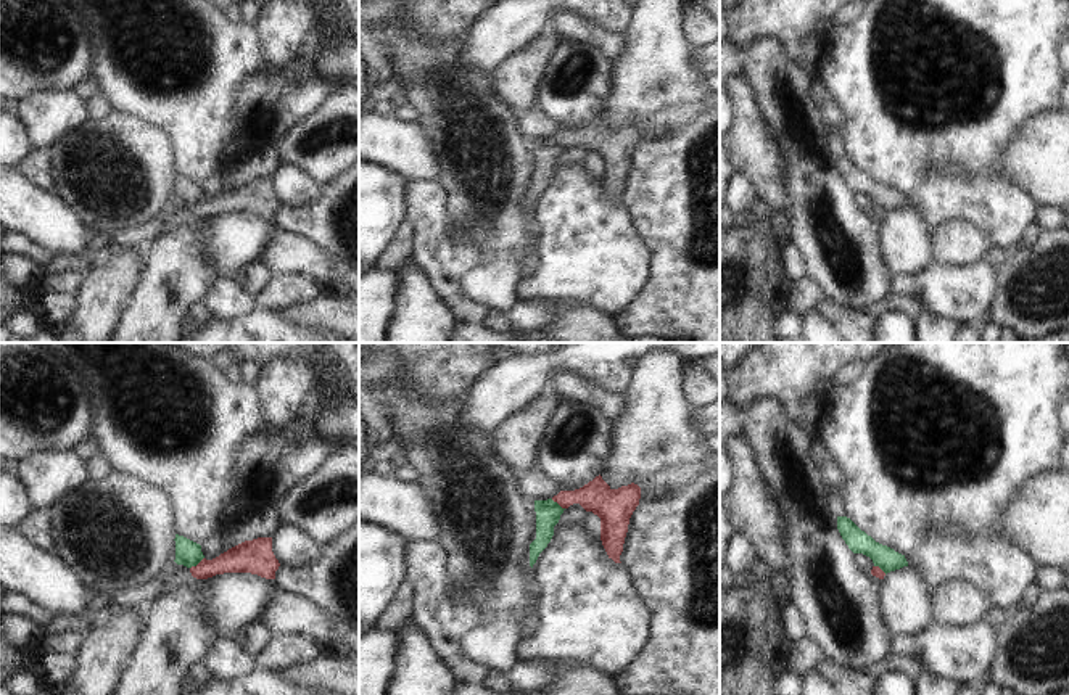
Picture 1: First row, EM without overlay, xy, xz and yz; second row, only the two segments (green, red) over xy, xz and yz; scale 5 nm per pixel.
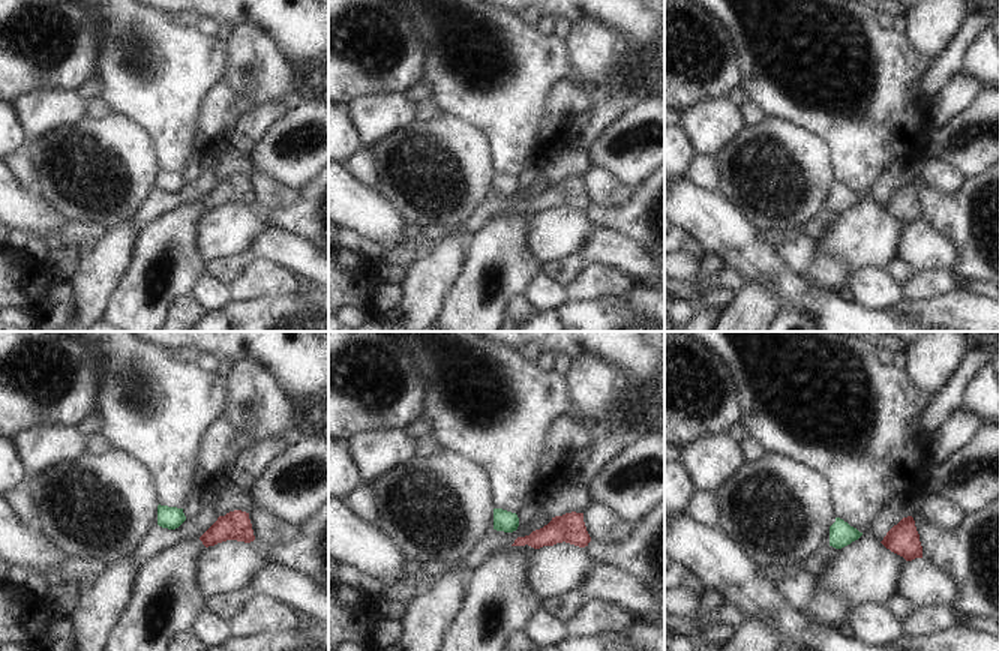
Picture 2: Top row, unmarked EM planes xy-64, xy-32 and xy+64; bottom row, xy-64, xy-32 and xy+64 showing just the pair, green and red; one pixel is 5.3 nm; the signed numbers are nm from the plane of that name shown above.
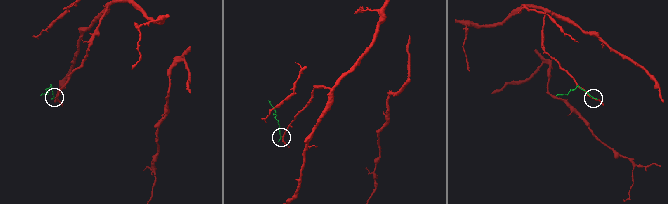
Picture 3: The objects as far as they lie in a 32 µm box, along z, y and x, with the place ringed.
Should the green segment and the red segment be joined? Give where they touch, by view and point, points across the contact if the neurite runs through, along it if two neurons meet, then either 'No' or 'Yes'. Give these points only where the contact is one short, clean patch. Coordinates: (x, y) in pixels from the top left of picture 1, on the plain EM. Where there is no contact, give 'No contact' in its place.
Touches green at xy (197, 203). Boundary: xy (203, 197), (190, 208). No

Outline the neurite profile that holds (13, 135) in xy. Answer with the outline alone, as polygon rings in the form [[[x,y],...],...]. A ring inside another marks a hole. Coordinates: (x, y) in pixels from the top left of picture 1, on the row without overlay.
[[[0,103],[0,164],[16,167],[32,143],[11,103]]]

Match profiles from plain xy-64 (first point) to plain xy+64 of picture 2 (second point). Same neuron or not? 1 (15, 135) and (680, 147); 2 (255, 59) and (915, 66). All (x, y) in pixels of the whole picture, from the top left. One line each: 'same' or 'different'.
1: same
2: different

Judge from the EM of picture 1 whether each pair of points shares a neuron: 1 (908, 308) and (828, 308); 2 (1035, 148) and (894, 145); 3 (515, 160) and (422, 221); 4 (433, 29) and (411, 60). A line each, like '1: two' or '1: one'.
1: one
2: two
3: two
4: two

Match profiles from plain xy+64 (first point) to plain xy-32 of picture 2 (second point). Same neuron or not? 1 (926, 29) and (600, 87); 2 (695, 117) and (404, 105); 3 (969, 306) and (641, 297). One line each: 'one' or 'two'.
1: one
2: one
3: one

